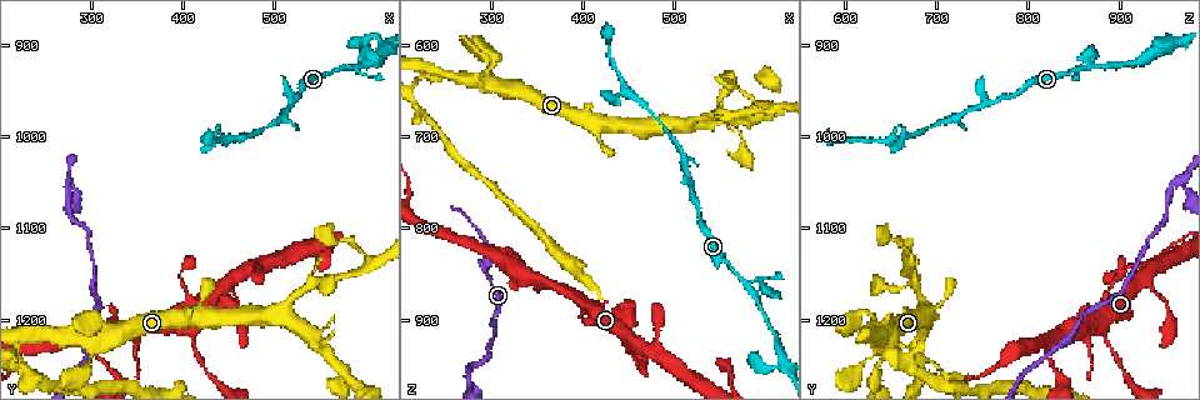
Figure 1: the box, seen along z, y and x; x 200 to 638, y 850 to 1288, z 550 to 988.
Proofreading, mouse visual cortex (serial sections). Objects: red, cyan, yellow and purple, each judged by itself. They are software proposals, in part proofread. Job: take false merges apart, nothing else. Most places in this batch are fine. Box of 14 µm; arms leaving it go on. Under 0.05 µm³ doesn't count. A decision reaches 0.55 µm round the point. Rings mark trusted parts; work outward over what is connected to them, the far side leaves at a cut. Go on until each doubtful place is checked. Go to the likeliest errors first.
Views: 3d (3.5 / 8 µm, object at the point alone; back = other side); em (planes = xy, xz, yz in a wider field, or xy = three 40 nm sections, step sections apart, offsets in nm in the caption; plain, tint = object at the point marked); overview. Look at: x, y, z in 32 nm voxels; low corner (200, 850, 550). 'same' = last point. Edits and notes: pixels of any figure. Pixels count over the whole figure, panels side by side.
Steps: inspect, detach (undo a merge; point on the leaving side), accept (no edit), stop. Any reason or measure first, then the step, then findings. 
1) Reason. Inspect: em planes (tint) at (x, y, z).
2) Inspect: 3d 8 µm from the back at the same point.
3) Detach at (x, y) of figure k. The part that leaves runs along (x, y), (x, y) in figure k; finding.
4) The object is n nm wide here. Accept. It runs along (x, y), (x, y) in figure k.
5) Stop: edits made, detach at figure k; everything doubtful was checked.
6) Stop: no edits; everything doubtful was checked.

Side arm on a straight run. Inspect: 3d 3.5 µm at (585, 920, 870).

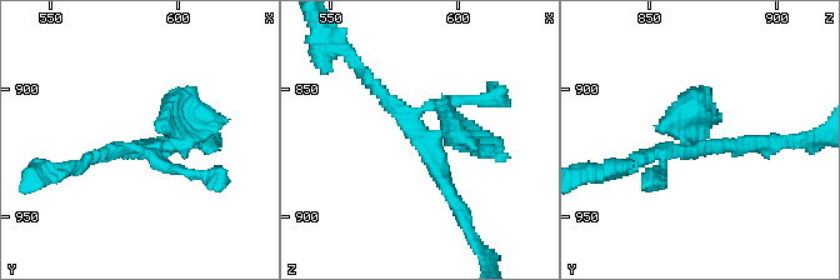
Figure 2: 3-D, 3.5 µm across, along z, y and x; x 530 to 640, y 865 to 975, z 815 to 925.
Inspect: em xy step 3 (tint) at (585, 924, 870).

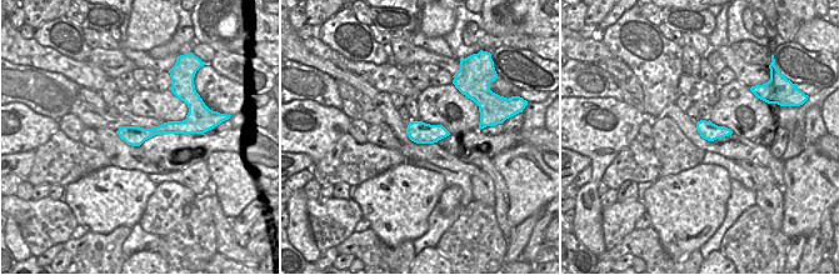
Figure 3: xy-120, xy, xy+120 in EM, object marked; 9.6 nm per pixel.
Accept. It runs along (193, 128), (121, 133) in figure 3; continuous, no second cell.

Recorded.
Sharp bend. Inspect: em xy step 5 (tint) at (275, 1050, 965).

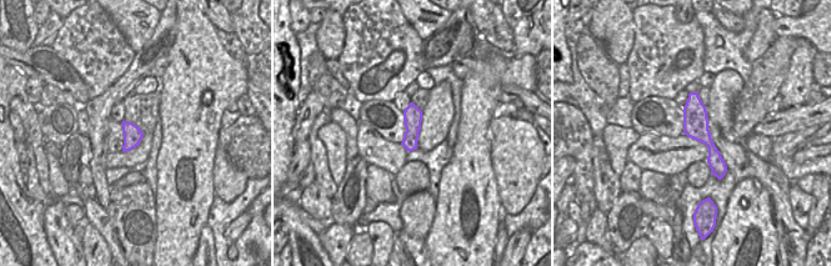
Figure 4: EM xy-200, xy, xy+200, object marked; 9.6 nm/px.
See where the arms go. Inspect: 3d 3.5 µm at the same point.

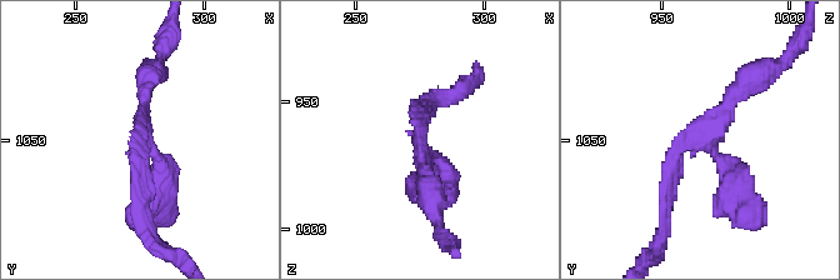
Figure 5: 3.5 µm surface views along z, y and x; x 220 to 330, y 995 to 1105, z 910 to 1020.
3 arms meet here; the arms are 150, 200, 400 nm wide. Accept. It runs along (666, 194), (675, 151), (704, 136), (746, 209) in figure 5; all the same cell.

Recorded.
Abrupt turn. Inspect: 3d 3.5 µm from the back at (620, 900, 945).

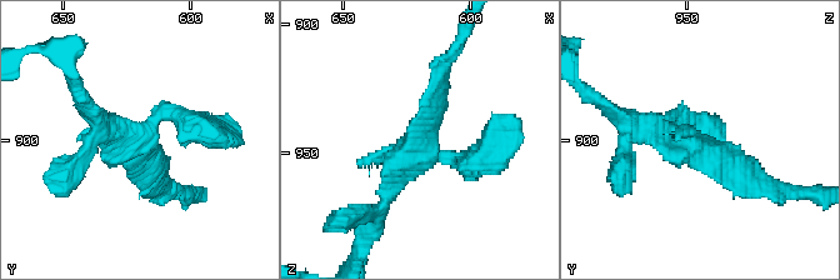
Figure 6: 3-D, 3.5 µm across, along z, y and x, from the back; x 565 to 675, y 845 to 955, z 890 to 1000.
Need the tissue. Inspect: em xy step 5 (tint) at (617, 902, 948).

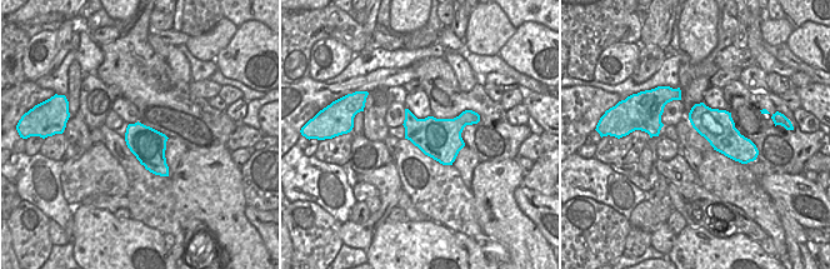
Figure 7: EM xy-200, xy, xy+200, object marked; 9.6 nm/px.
Accept. It runs along (755, 186), (681, 129) in figure 6; continuous, no second cell.

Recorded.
Abrupt turn. Inspect: 3d 3.5 µm at (520, 960, 755).

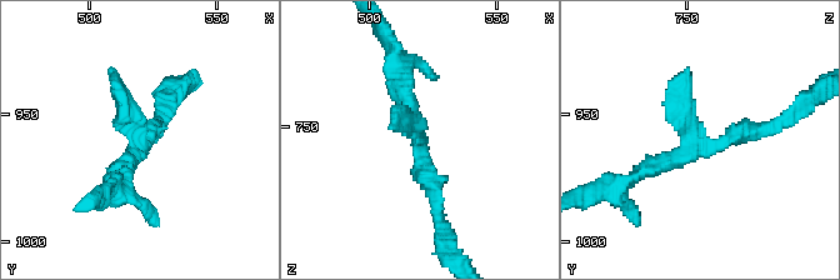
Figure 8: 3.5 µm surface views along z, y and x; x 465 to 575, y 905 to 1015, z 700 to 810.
Accept. It runs along (771, 129), (630, 179) in figure 8; one cell here.

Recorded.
Stop: no edits; everything doubtful was checked.

